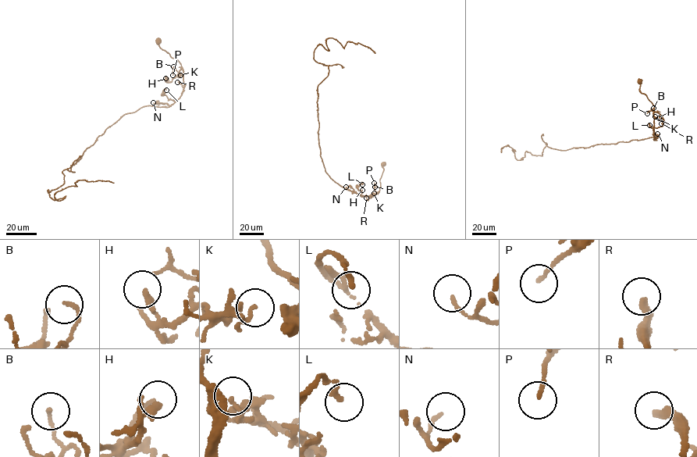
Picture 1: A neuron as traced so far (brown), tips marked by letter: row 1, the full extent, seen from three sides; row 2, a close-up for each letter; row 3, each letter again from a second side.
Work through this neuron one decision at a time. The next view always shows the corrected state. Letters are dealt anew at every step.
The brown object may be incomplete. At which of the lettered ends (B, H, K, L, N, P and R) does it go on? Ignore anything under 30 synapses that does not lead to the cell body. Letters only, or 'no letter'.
no letter

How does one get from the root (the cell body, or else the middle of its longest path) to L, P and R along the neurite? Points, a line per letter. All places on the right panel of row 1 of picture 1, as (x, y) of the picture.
L: (639, 81), (640, 91), (653, 106), (654, 137), (653, 129), (649, 125)
P: (639, 81), (640, 91), (653, 106), (653, 116), (652, 110), (647, 113)
R: (639, 81), (640, 91), (653, 105), (654, 126), (661, 126), (661, 123)

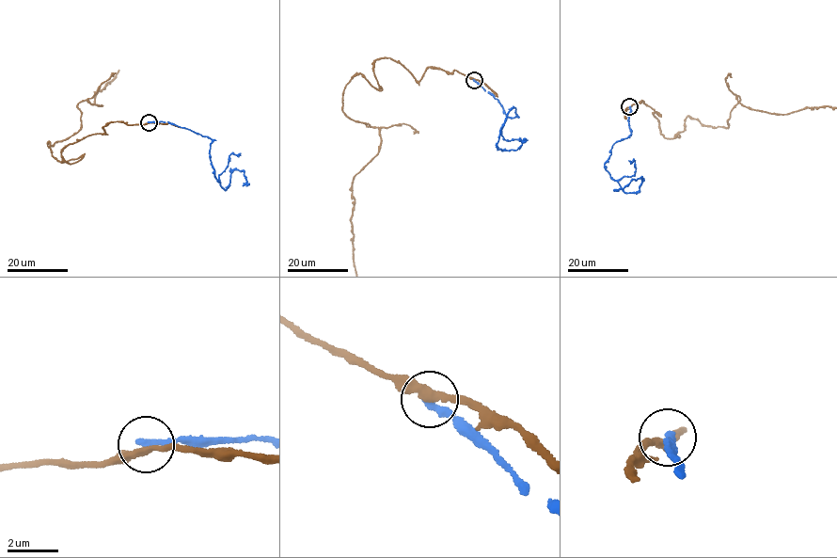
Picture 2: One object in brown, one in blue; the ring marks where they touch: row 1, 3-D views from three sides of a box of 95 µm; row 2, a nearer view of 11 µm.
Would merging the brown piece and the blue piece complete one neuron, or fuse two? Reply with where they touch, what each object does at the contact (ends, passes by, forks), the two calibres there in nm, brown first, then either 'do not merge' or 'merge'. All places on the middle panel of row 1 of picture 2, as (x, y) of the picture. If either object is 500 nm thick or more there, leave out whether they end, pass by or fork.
(474, 80) | brown passes by | blue ends | 280/320 nm | do not merge

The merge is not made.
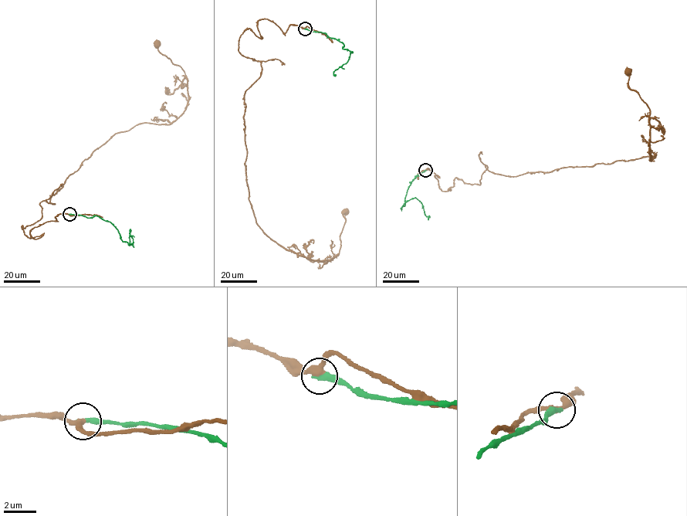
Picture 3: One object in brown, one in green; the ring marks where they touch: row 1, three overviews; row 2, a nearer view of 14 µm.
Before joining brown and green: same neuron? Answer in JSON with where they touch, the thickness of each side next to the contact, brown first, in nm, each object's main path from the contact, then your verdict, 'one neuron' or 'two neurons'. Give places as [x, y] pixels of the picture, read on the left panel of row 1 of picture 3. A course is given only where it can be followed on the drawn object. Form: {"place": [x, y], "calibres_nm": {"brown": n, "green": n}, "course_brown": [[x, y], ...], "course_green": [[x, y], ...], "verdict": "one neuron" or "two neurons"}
{"place": [69, 214], "calibres_nm": {"brown": 300, "green": 360}, "course_brown": [[69, 214], [34, 227], [35, 239], [43, 233], [21, 229], [117, 133], [184, 110], [187, 77], [157, 43]], "course_green": [[69, 214], [98, 216], [112, 223], [120, 239], [130, 243], [133, 242], [130, 229], [129, 245], [134, 247]], "verdict": "two neurons"}

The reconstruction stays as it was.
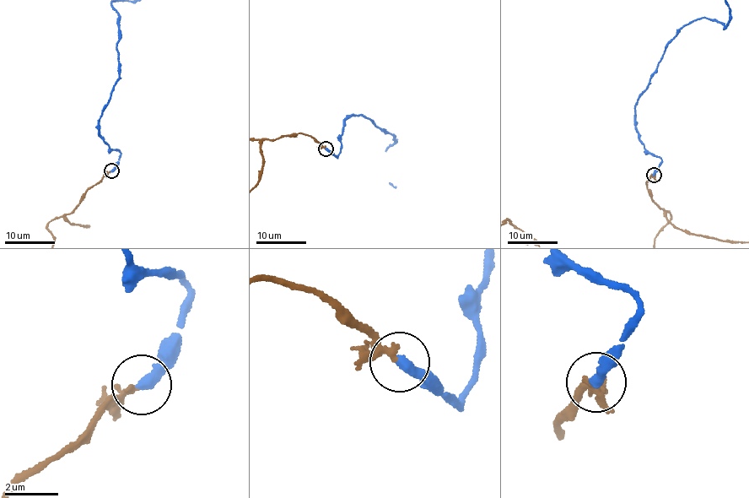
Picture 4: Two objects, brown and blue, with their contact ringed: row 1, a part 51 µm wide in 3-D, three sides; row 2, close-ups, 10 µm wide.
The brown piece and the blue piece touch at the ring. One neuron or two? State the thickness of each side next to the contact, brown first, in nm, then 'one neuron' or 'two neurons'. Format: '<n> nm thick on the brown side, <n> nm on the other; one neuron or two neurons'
240 nm thick on the brown side, 400 nm on the other; one neuron

